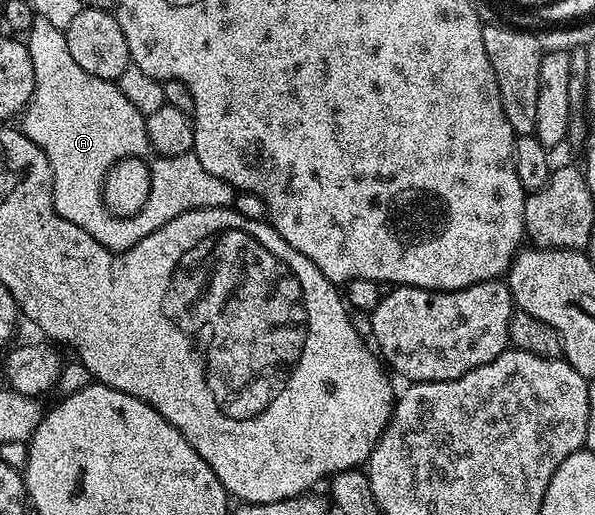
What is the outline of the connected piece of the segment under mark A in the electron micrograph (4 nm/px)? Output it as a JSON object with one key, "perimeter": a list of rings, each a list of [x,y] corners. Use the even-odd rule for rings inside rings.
{"perimeter":[[[41,17],[33,21],[33,29],[27,35],[27,45],[29,55],[33,61],[33,67],[35,68],[35,88],[33,89],[31,100],[19,115],[19,129],[21,133],[26,134],[45,153],[47,160],[51,164],[51,168],[53,169],[53,203],[59,212],[59,216],[63,216],[63,220],[71,220],[71,224],[79,224],[79,228],[83,228],[83,232],[95,236],[95,240],[99,240],[99,244],[103,244],[103,248],[120,252],[131,248],[135,244],[139,244],[139,240],[143,240],[143,236],[151,236],[151,232],[155,232],[155,228],[167,224],[167,220],[175,220],[175,216],[179,216],[183,212],[187,212],[188,210],[204,210],[205,208],[215,208],[216,206],[229,208],[234,205],[235,191],[233,187],[227,185],[223,180],[219,180],[219,176],[211,176],[211,172],[207,172],[207,168],[203,168],[203,164],[199,164],[197,157],[190,152],[183,156],[171,156],[170,158],[157,156],[152,159],[152,186],[150,188],[150,195],[147,196],[147,202],[143,204],[143,208],[138,214],[132,215],[130,218],[121,218],[119,215],[115,215],[109,211],[105,206],[102,194],[105,178],[108,176],[109,170],[117,162],[124,160],[124,158],[140,158],[150,153],[151,147],[149,145],[149,137],[147,136],[147,128],[145,127],[146,115],[141,114],[138,108],[135,108],[135,105],[131,104],[130,100],[127,100],[127,96],[120,90],[116,81],[108,82],[99,76],[91,76],[91,72],[83,72],[83,68],[79,68],[79,64],[75,64],[75,59],[71,57],[71,52],[67,52],[65,31],[55,28],[50,21]]]}

